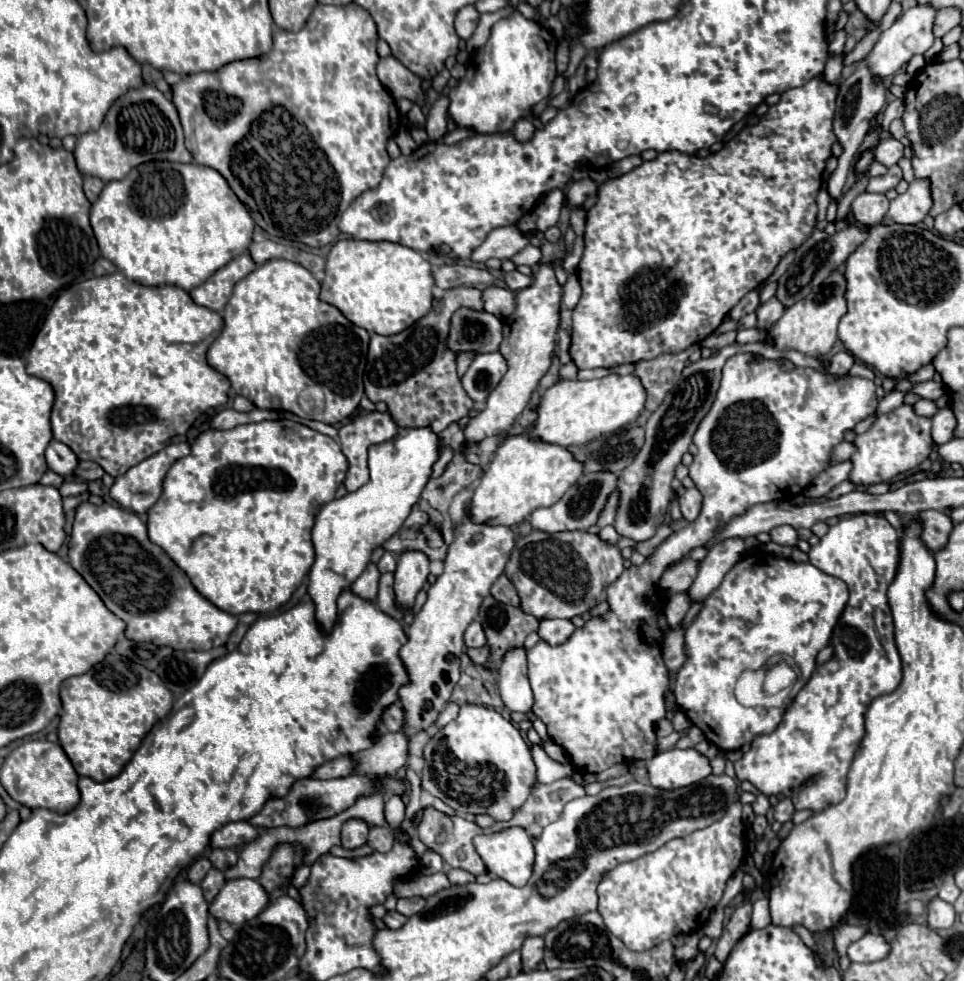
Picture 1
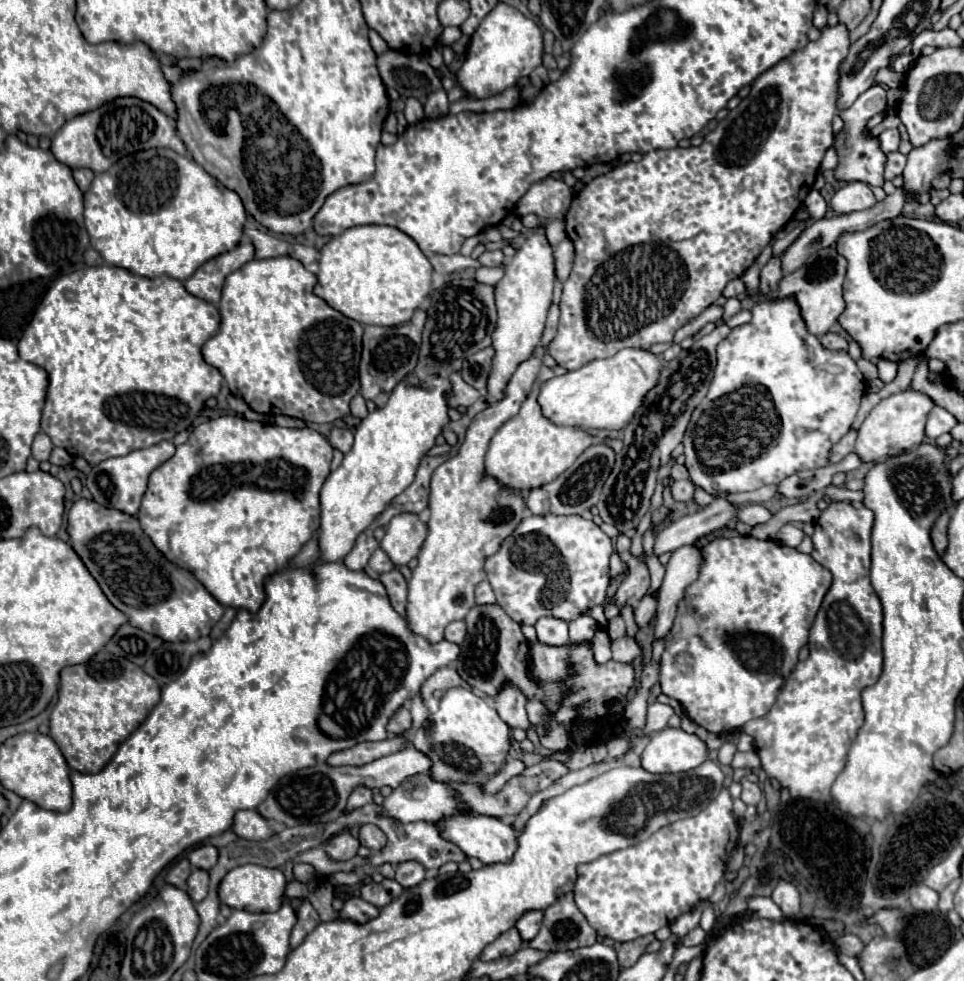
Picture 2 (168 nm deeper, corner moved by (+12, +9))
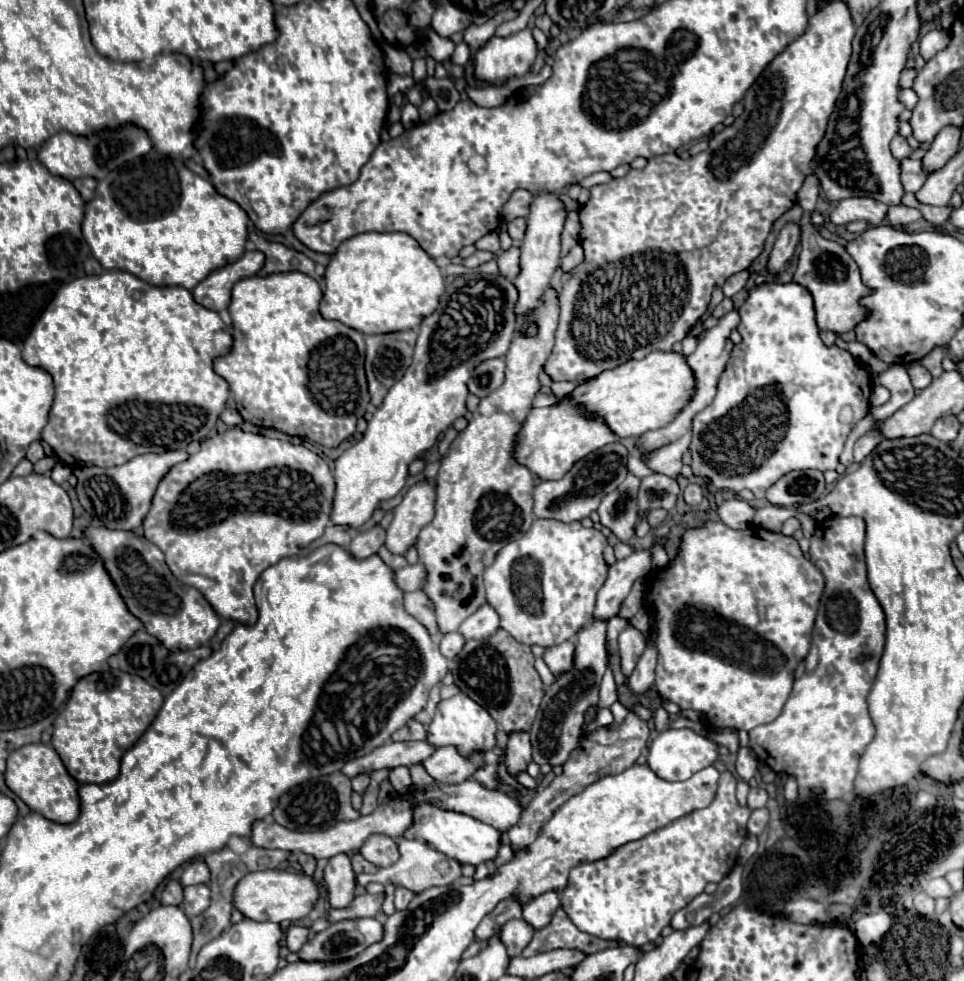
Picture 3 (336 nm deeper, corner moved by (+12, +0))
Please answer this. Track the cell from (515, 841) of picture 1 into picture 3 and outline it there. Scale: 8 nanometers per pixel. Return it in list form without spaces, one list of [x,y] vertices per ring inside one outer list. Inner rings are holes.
[[[420,802],[412,808],[412,824],[406,828],[404,838],[410,840],[424,840],[438,852],[446,854],[448,858],[458,860],[460,864],[482,864],[486,860],[494,860],[496,852],[500,848],[500,832],[494,830],[492,826],[468,816],[468,814],[458,814],[452,810],[442,810],[430,802]]]

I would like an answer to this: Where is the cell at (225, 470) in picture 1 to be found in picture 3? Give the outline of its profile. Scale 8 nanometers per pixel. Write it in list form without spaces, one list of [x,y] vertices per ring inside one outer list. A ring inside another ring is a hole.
[[[230,428],[224,434],[206,438],[198,454],[174,466],[162,478],[144,520],[144,536],[164,552],[172,574],[182,584],[194,586],[220,618],[254,624],[258,620],[252,594],[254,582],[268,566],[276,564],[280,558],[298,554],[324,534],[324,528],[330,524],[332,500],[334,476],[316,452],[306,446],[294,446],[284,440]]]

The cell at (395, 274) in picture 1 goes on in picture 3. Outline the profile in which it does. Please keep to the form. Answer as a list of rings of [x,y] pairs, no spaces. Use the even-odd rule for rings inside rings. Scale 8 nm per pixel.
[[[364,232],[364,234],[358,234],[346,242],[340,244],[340,248],[334,252],[330,264],[326,266],[326,290],[324,290],[324,298],[320,302],[320,312],[326,320],[338,320],[362,334],[386,334],[386,332],[402,332],[402,330],[412,330],[412,328],[418,328],[420,322],[430,316],[436,308],[438,308],[438,298],[442,296],[442,290],[446,288],[444,286],[444,276],[440,272],[440,268],[434,264],[434,260],[422,250],[422,246],[408,234],[402,234],[402,232],[390,232],[390,234],[380,234],[380,232]]]

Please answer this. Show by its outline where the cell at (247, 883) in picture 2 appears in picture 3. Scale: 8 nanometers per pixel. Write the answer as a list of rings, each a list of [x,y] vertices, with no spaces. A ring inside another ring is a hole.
[[[262,870],[244,876],[234,890],[234,906],[250,920],[256,922],[284,922],[304,918],[320,898],[320,884],[314,876],[302,872],[280,872],[280,870]]]

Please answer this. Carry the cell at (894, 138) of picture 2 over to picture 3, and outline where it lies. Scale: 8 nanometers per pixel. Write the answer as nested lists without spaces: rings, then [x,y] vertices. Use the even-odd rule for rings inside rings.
[[[898,134],[894,140],[892,140],[890,148],[892,148],[892,154],[894,154],[898,160],[902,160],[902,158],[908,158],[908,156],[912,154],[912,148],[910,148],[908,140],[906,140],[904,136],[900,136],[900,134]]]

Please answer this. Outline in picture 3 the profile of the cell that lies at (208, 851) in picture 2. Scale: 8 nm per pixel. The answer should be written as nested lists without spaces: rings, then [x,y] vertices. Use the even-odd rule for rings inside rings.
[[[194,860],[184,866],[184,872],[180,876],[182,886],[194,886],[194,884],[208,884],[210,882],[210,870],[204,864],[204,860]]]

